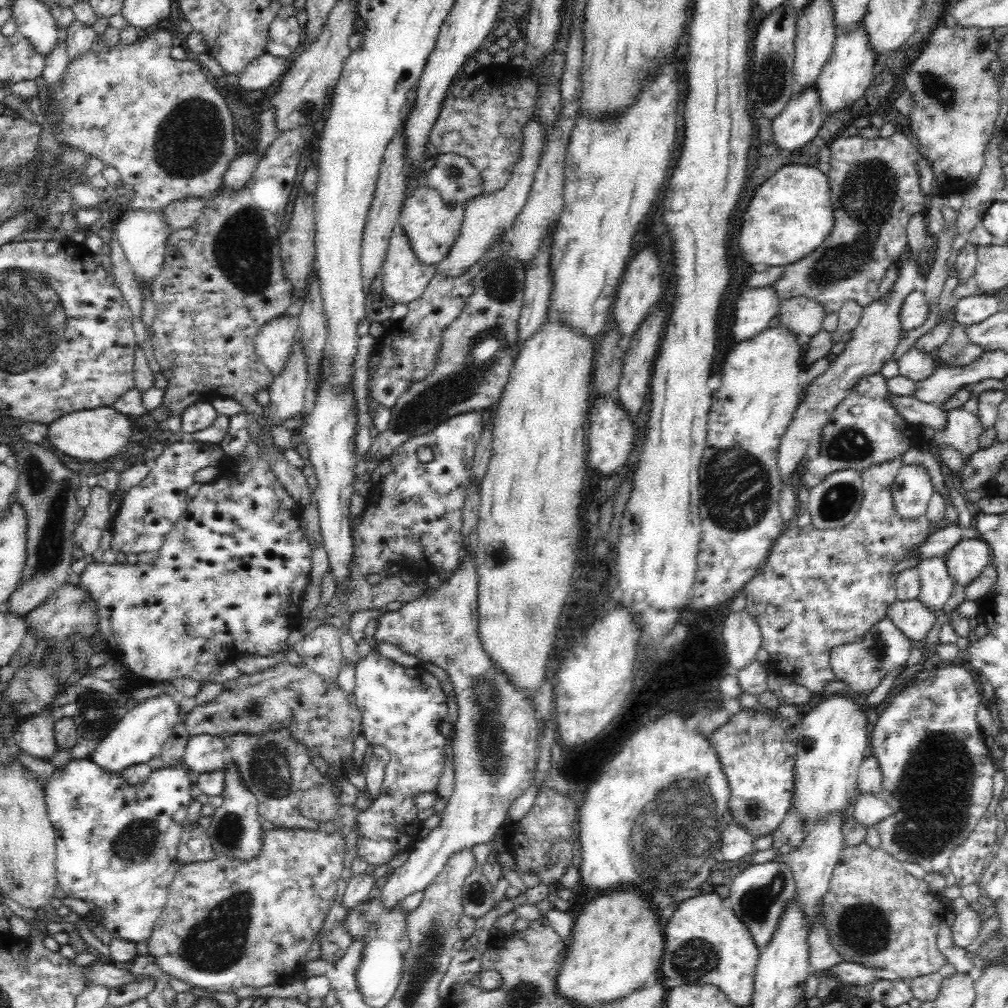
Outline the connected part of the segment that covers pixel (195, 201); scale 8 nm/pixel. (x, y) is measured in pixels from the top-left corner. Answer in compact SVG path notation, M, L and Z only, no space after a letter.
M191 197L183 200L174 200L163 208L165 221L172 232L183 228L190 228L199 217L210 198Z

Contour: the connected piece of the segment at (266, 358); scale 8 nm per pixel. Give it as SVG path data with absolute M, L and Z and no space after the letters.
M284 312L276 318L270 318L264 325L255 339L255 351L261 358L261 364L266 365L274 376L278 376L299 332L299 317Z

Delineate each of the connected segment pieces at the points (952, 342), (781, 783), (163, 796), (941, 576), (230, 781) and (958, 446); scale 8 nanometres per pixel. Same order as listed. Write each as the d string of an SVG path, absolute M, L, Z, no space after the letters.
M954 322L950 328L949 338L938 348L937 365L948 367L963 367L977 361L982 353L982 347L968 339L966 326Z
M741 708L724 725L712 732L708 743L714 747L714 753L718 755L720 767L728 781L730 794L727 805L733 818L732 823L744 828L753 838L770 835L790 811L790 800L794 794L794 741L788 740L786 731L771 715L754 708Z
M91 758L71 759L68 763L56 768L54 774L51 774L50 780L44 784L48 818L51 820L57 835L54 862L56 887L72 898L80 898L88 904L93 903L94 908L92 911L97 911L100 916L98 924L104 926L113 938L120 938L133 943L148 940L156 926L158 917L165 909L169 884L180 868L177 859L177 848L185 827L183 824L187 817L189 805L193 802L193 798L190 796L190 786L192 786L192 782L188 777L188 768L184 764L180 767L164 766L156 769L150 773L150 776L142 784L130 785L119 773L104 770L101 766L92 762Z
M945 558L922 560L917 566L920 591L916 600L936 615L952 596L955 581L948 575Z
M235 762L228 763L223 770L224 786L221 795L224 802L218 810L214 811L212 822L206 828L207 833L215 854L250 860L250 858L254 858L254 854L258 854L260 844L262 844L257 798L243 785Z
M962 407L953 408L946 414L946 426L936 430L930 444L940 449L953 448L958 451L964 466L972 454L980 450L978 438L983 431L980 422L980 419Z

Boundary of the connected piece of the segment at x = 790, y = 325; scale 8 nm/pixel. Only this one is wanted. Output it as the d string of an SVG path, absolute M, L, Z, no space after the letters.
M806 297L787 298L779 302L778 314L779 326L794 333L805 334L814 337L821 331L824 320L824 309Z

